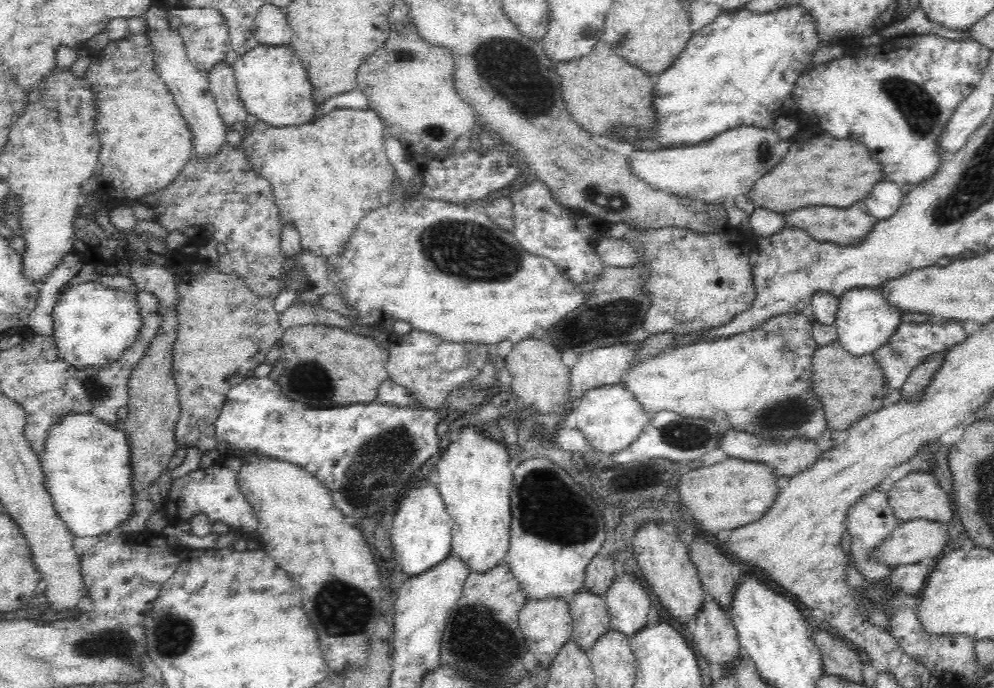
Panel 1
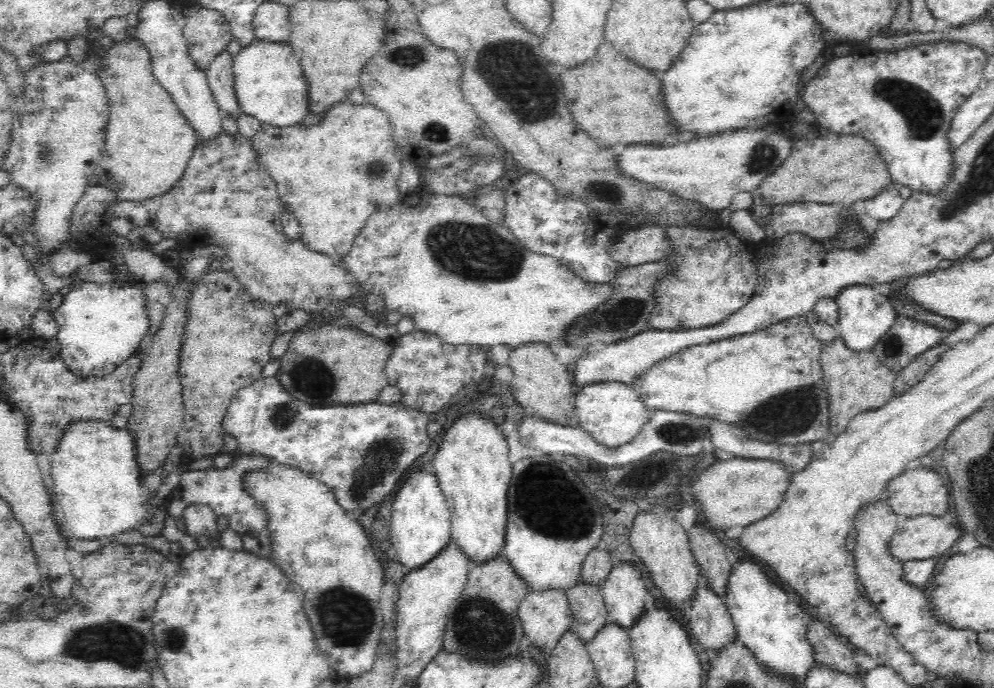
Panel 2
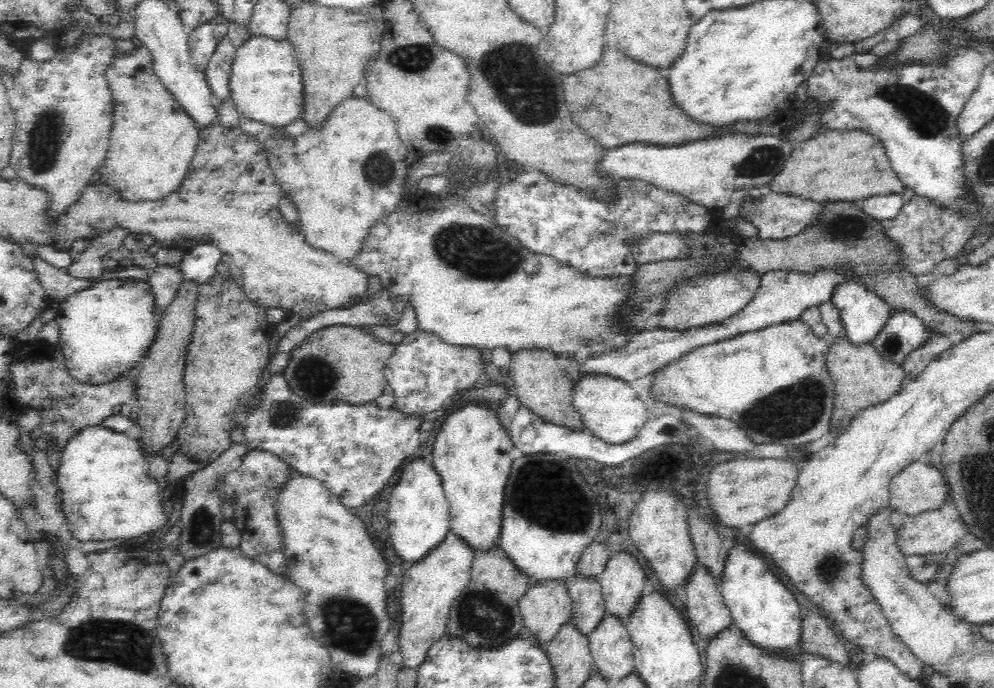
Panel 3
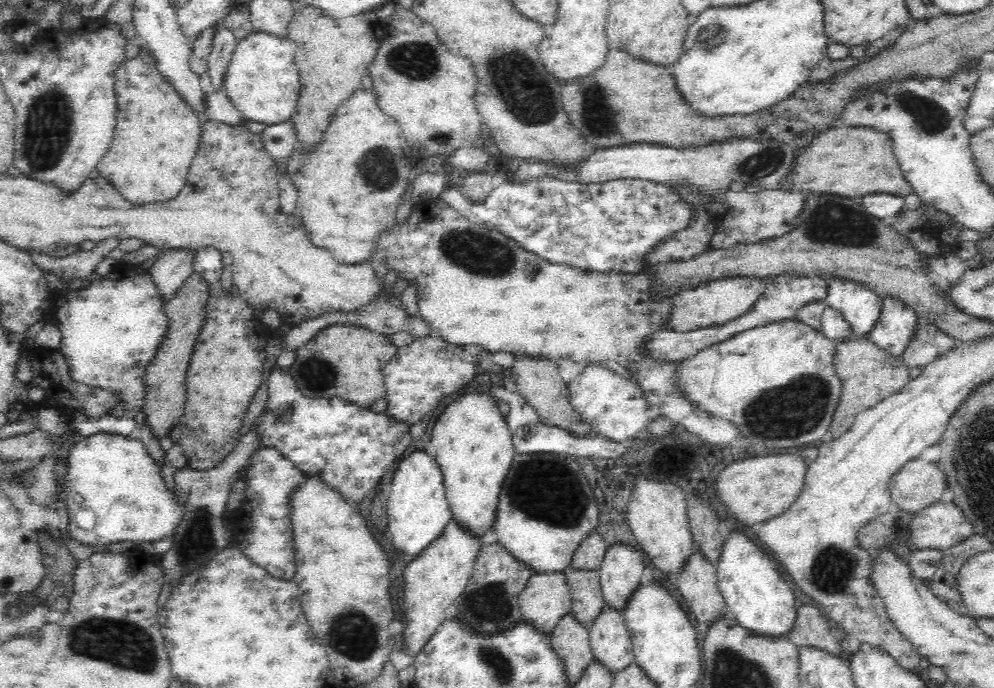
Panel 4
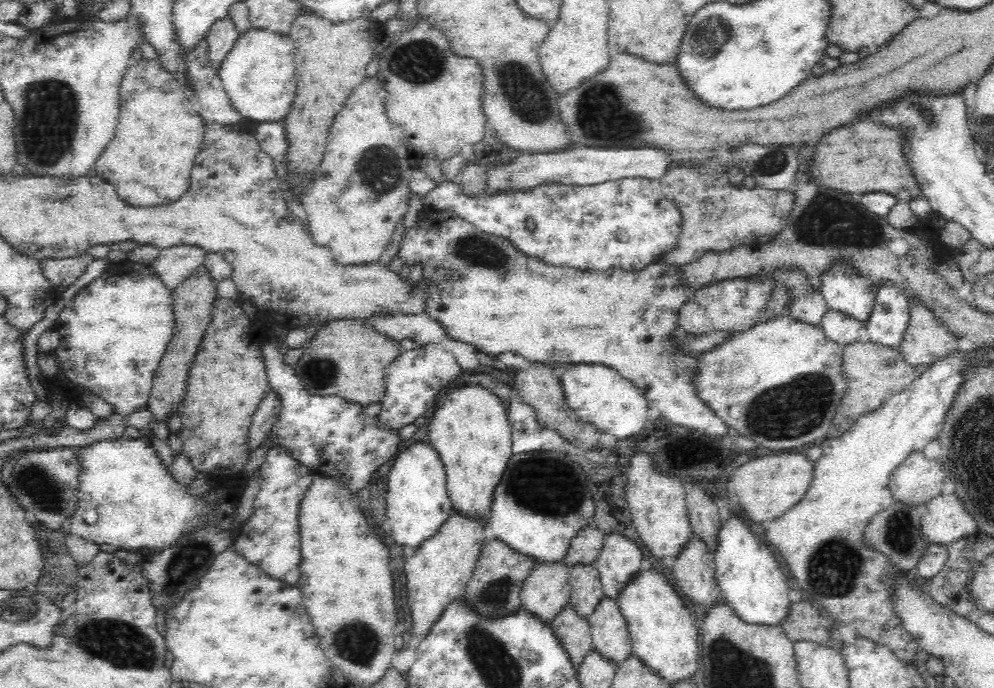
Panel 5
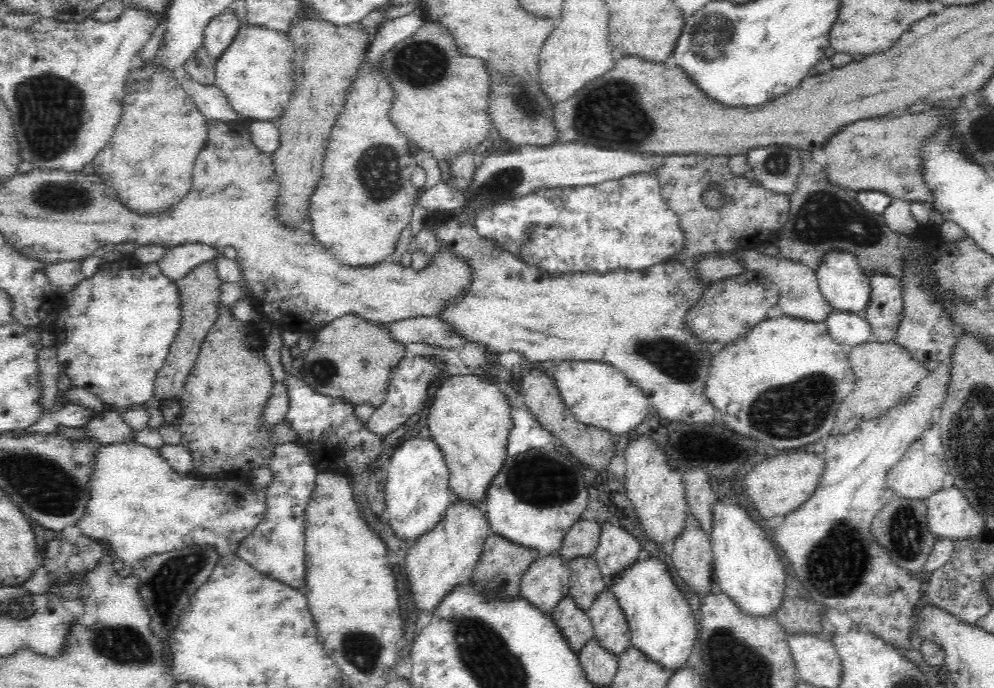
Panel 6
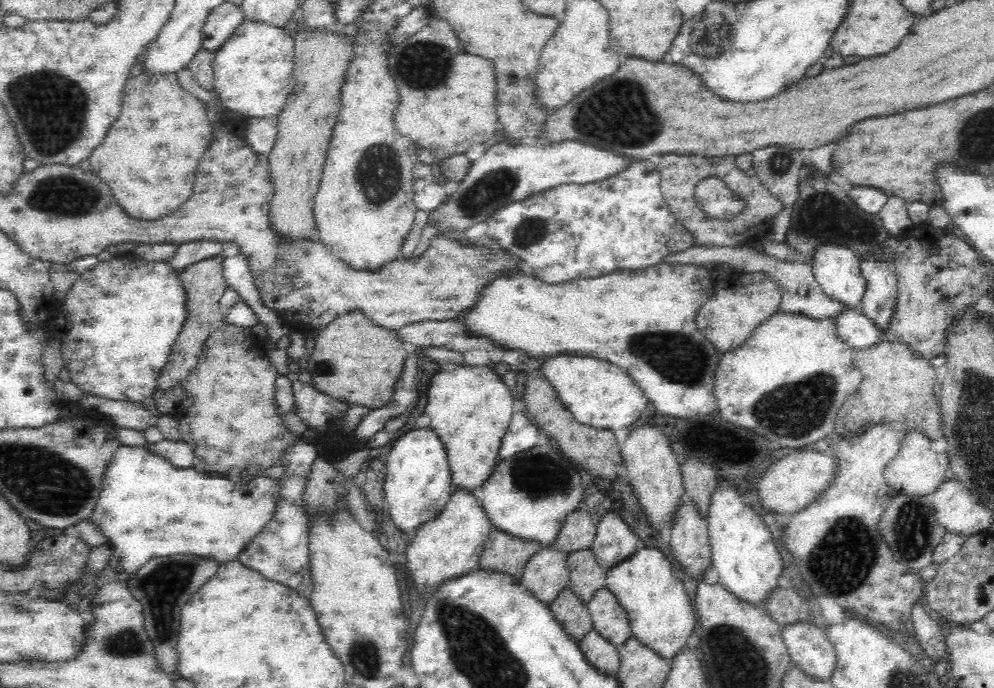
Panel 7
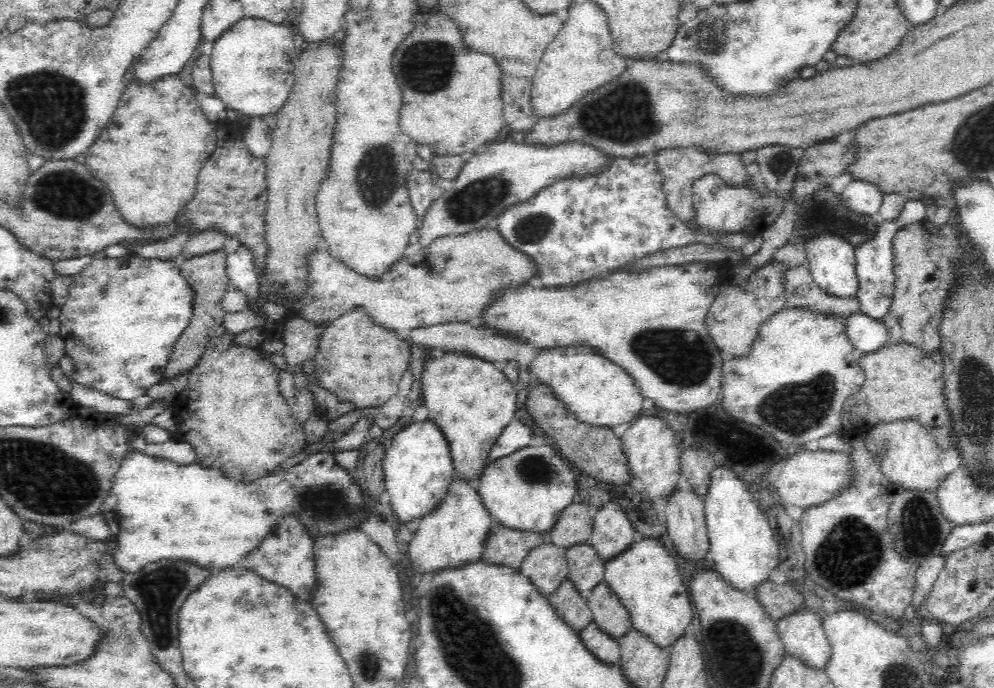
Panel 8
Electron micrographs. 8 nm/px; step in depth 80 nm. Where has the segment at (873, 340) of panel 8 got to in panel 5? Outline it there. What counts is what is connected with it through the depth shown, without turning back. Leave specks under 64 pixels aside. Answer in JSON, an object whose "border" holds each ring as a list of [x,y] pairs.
{"border":[[[830,309],[824,313],[820,325],[826,336],[841,346],[856,341],[863,327],[849,316]]]}

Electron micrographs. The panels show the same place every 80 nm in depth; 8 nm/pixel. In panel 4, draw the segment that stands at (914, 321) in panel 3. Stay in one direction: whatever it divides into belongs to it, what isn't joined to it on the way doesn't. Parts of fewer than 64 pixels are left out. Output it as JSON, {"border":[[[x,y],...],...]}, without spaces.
{"border":[[[888,296],[882,298],[880,318],[874,324],[868,338],[880,350],[890,356],[901,358],[904,350],[914,340],[916,328],[918,328],[916,313]]]}

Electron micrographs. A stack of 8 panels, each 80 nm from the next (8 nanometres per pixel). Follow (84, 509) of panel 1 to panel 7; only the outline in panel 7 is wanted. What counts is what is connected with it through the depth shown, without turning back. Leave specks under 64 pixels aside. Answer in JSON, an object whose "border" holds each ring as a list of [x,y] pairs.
{"border":[[[119,445],[107,460],[98,500],[86,521],[112,546],[114,556],[110,560],[118,560],[114,563],[122,573],[134,572],[150,558],[184,552],[212,556],[218,562],[226,562],[234,560],[242,548],[246,548],[248,542],[270,522],[278,483],[278,479],[258,476],[247,484],[241,484],[240,481],[196,472],[193,468],[174,468],[173,464],[146,447]]]}

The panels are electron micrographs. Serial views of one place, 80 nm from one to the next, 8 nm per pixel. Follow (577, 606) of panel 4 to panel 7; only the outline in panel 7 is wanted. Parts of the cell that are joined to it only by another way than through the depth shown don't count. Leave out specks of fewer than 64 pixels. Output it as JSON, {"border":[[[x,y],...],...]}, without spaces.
{"border":[[[591,549],[570,552],[567,555],[567,568],[570,589],[584,604],[587,605],[598,590],[606,588],[607,574],[598,564]]]}

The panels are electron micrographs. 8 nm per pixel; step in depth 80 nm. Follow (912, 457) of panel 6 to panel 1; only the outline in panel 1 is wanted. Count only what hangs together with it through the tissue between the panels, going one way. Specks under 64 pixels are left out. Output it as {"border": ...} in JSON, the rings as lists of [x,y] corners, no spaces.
{"border":[[[930,472],[908,473],[892,484],[887,500],[892,514],[901,523],[924,519],[946,526],[955,514],[948,494]]]}

